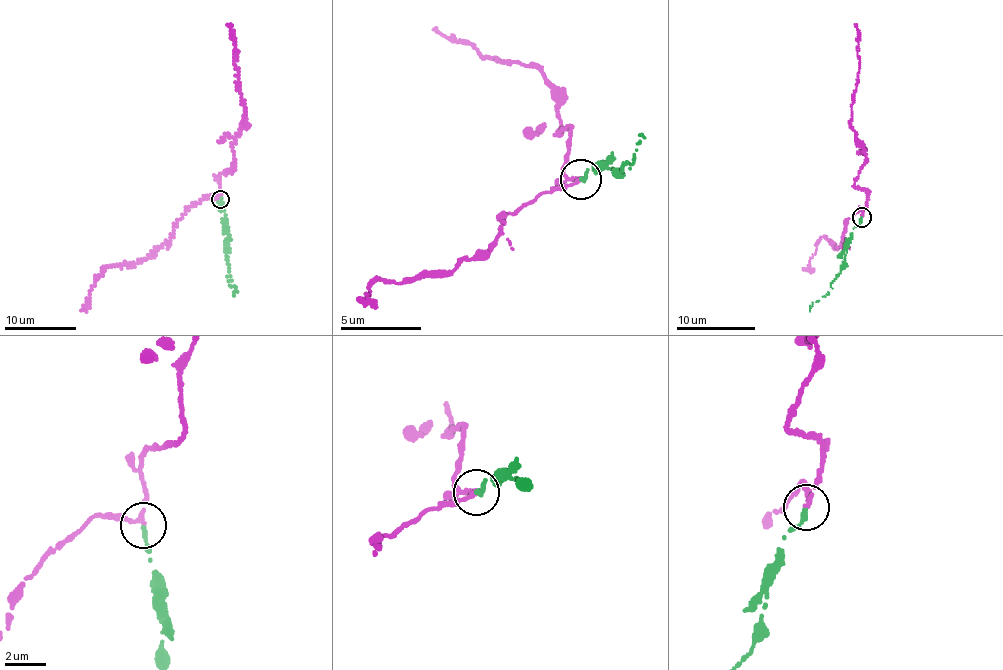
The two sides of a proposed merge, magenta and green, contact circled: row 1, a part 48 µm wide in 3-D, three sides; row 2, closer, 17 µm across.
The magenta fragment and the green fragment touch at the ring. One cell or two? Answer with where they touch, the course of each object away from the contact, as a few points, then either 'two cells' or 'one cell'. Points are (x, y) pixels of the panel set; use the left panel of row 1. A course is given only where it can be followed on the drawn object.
at (220, 199); magenta runs (221, 199), (219, 176), (235, 169), (232, 148), (245, 114), (229, 24); green runs (221, 199), (229, 279), (235, 286), (234, 296); two cells

